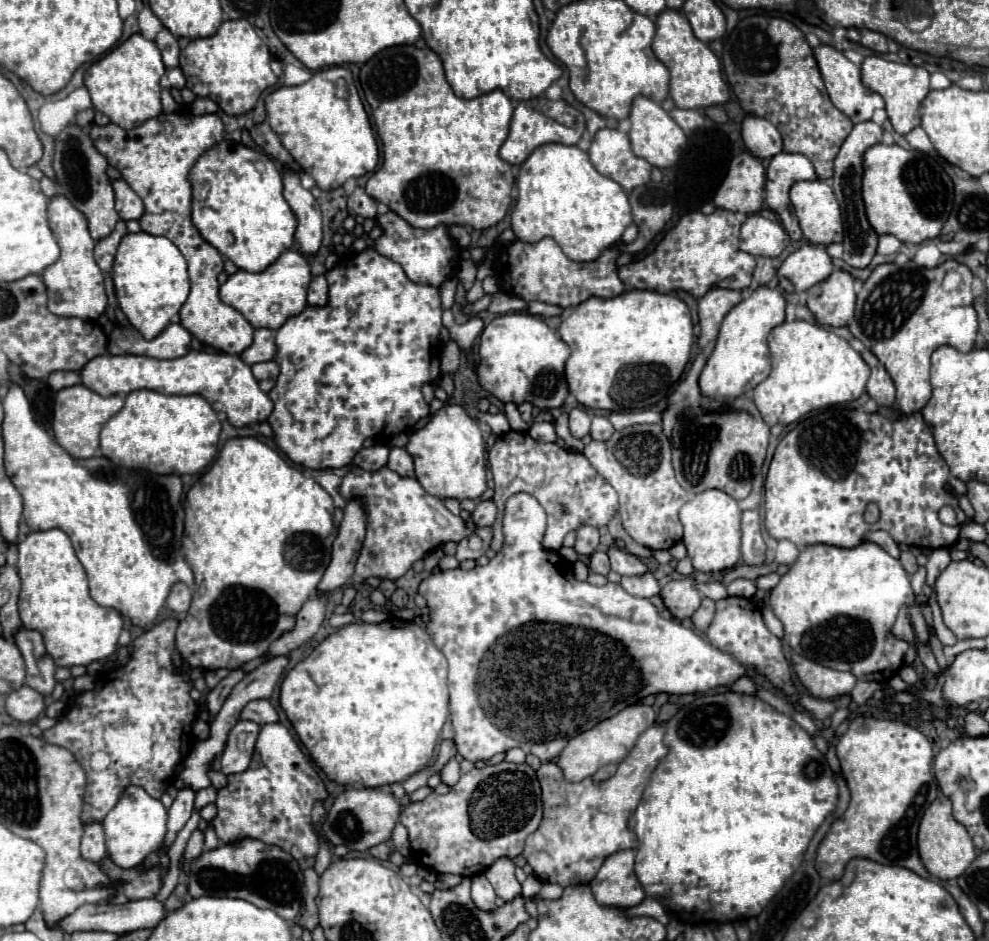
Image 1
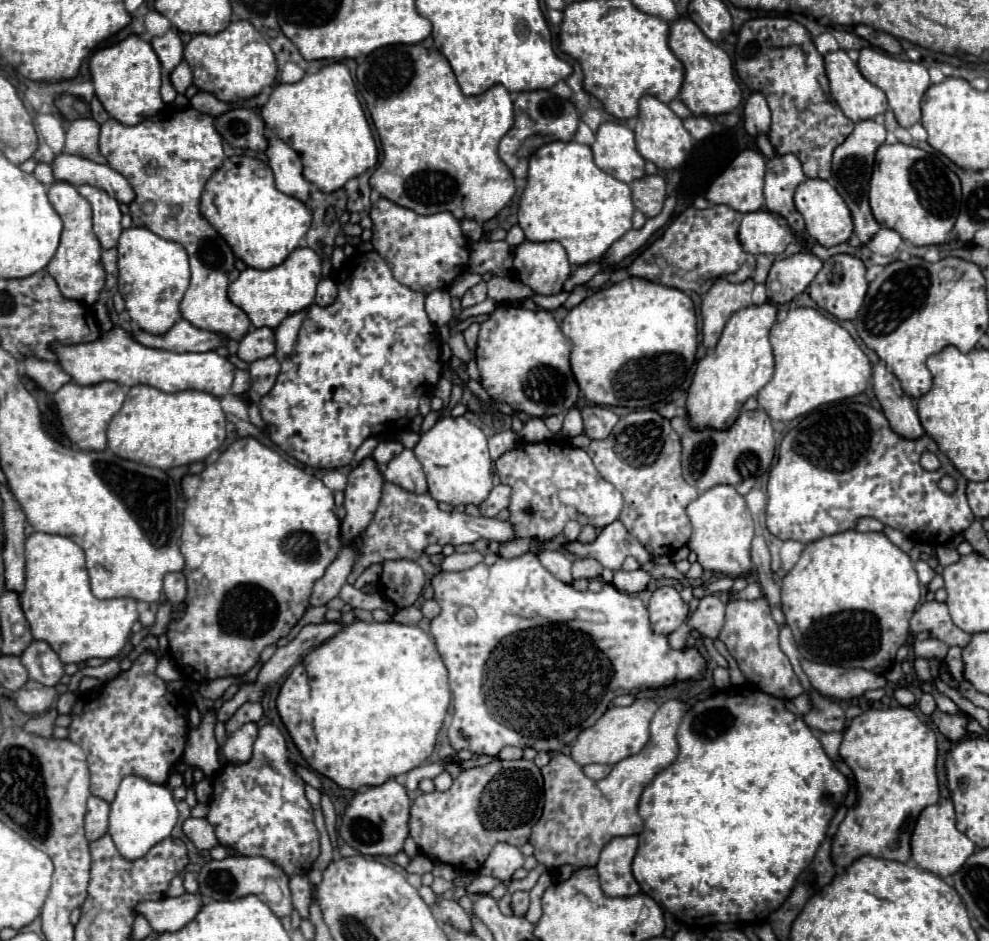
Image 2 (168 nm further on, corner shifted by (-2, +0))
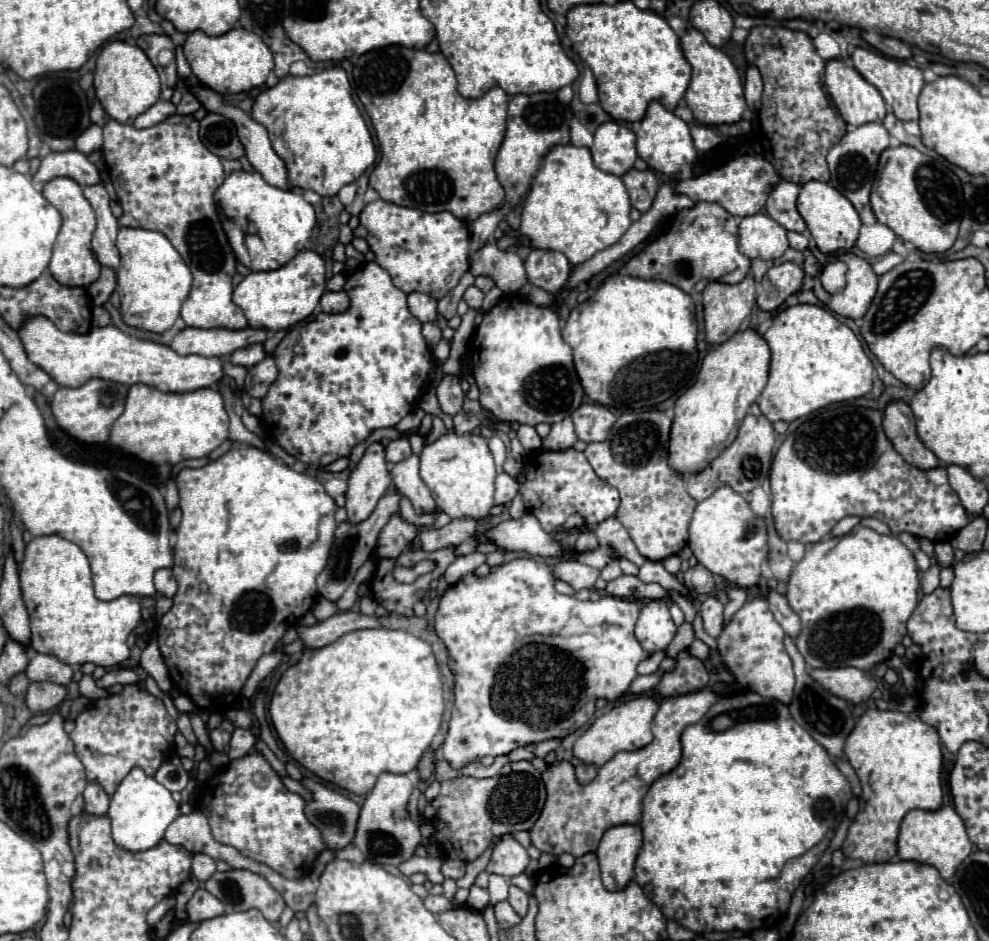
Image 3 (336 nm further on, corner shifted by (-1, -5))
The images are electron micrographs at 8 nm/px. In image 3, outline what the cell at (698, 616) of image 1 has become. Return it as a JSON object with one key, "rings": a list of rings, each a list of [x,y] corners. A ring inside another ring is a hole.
{"rings":[[[708,596],[702,604],[700,604],[700,616],[702,616],[702,622],[704,622],[704,630],[718,638],[720,632],[722,632],[722,626],[724,626],[724,606],[720,604],[718,598],[714,596]]]}

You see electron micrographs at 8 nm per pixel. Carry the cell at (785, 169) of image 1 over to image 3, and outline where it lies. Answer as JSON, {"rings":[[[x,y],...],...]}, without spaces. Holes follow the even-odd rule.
{"rings":[[[780,178],[776,182],[776,186],[772,186],[772,190],[768,194],[766,212],[768,212],[770,218],[774,218],[786,230],[794,230],[794,232],[806,234],[806,224],[804,224],[802,216],[796,210],[798,192],[800,192],[798,184]]]}

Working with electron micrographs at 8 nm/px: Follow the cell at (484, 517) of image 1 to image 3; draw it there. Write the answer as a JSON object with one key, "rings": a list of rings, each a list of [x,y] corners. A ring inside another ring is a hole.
{"rings":[[[506,472],[498,474],[496,476],[496,494],[494,494],[494,506],[500,506],[500,504],[510,504],[512,498],[518,494],[518,482],[508,476]]]}

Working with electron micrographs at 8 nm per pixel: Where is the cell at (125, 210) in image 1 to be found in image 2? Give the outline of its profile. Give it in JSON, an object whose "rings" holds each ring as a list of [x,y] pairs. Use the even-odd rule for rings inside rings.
{"rings":[[[59,153],[53,159],[51,167],[53,167],[53,177],[57,181],[67,181],[75,187],[87,183],[87,185],[107,191],[119,203],[133,201],[133,189],[131,189],[129,181],[125,181],[125,177],[121,177],[121,173],[109,169],[109,165],[99,165],[81,155]]]}

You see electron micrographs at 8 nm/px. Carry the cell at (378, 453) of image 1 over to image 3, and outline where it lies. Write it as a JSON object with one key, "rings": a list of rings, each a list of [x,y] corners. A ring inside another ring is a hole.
{"rings":[[[408,438],[392,440],[392,442],[386,446],[386,460],[388,460],[388,462],[400,462],[400,460],[408,458],[410,454],[412,454],[412,450],[410,450],[410,444],[408,444]]]}

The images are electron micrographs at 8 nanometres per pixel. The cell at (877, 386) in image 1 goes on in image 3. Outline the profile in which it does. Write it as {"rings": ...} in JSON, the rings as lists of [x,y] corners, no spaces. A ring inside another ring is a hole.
{"rings":[[[890,400],[884,408],[884,432],[888,434],[890,442],[896,446],[896,452],[912,466],[928,470],[928,468],[936,468],[940,464],[940,460],[934,456],[934,452],[930,452],[922,440],[918,440],[916,428],[912,434],[912,408],[902,402],[902,400]]]}

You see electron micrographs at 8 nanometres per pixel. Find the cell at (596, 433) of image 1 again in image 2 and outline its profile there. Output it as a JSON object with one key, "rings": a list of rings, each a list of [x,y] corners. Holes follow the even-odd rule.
{"rings":[[[587,405],[581,409],[581,415],[583,415],[585,435],[589,439],[605,439],[619,421],[619,417],[609,407],[601,405]]]}

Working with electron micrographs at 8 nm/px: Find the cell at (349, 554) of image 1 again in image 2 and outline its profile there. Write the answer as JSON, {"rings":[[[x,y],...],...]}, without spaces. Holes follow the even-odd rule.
{"rings":[[[365,457],[349,475],[345,487],[345,509],[347,515],[341,521],[341,543],[349,543],[353,537],[361,535],[369,521],[373,519],[383,487],[383,475],[373,461],[373,457]]]}

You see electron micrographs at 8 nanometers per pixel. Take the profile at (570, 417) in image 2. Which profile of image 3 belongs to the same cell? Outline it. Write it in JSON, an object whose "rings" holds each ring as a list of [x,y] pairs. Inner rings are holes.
{"rings":[[[568,416],[564,418],[564,422],[552,424],[550,434],[542,442],[542,448],[544,450],[566,450],[566,448],[572,448],[576,440],[578,438],[574,432],[574,424],[572,424],[572,418]]]}

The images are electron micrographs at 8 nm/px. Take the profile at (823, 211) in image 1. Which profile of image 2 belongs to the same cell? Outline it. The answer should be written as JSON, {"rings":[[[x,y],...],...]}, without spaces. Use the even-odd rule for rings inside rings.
{"rings":[[[816,178],[803,181],[795,191],[795,207],[805,219],[809,237],[823,247],[833,247],[833,245],[845,243],[853,235],[851,211],[849,211],[847,203],[843,201],[843,197],[837,193],[837,189],[828,180]]]}

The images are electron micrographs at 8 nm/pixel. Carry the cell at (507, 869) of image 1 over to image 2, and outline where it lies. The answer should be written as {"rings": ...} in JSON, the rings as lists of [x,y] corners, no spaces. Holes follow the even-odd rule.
{"rings":[[[497,843],[491,855],[487,857],[487,865],[483,863],[479,873],[493,875],[507,885],[511,881],[513,871],[519,867],[523,867],[523,853],[519,851],[519,847],[509,845],[509,843]]]}

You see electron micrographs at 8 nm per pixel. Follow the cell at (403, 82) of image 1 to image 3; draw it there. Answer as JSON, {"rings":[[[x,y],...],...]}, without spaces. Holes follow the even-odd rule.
{"rings":[[[388,46],[366,52],[354,66],[354,84],[366,114],[372,120],[376,138],[380,142],[380,162],[370,174],[370,186],[382,200],[424,210],[424,212],[452,212],[464,224],[472,224],[486,212],[496,210],[506,194],[494,172],[494,158],[504,140],[508,118],[508,94],[494,86],[482,98],[468,100],[456,90],[456,76],[448,60],[436,52],[408,50],[404,46]]]}

